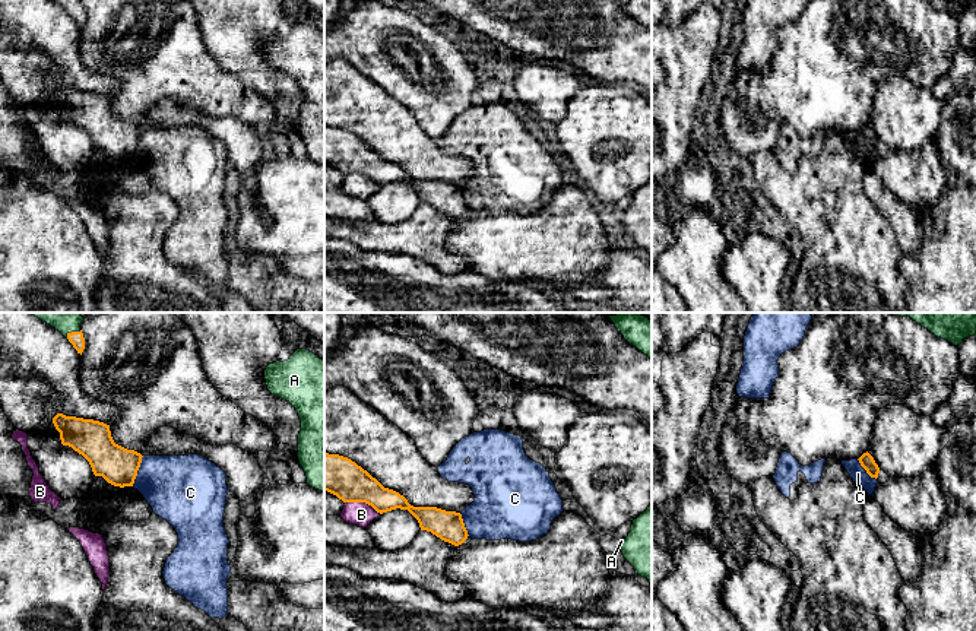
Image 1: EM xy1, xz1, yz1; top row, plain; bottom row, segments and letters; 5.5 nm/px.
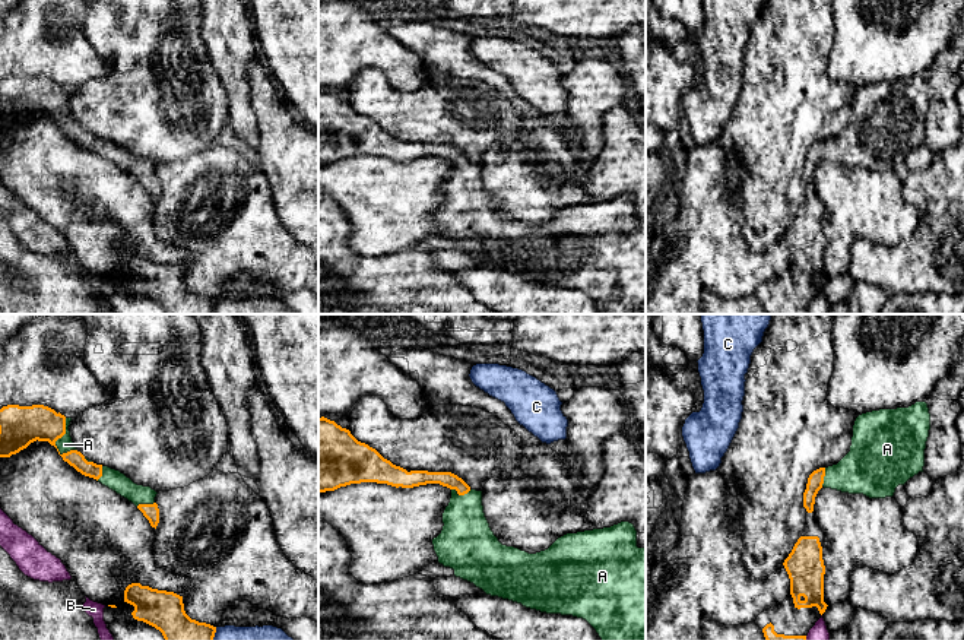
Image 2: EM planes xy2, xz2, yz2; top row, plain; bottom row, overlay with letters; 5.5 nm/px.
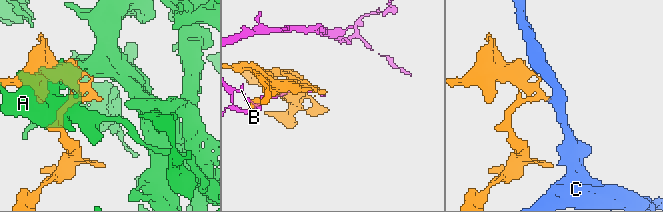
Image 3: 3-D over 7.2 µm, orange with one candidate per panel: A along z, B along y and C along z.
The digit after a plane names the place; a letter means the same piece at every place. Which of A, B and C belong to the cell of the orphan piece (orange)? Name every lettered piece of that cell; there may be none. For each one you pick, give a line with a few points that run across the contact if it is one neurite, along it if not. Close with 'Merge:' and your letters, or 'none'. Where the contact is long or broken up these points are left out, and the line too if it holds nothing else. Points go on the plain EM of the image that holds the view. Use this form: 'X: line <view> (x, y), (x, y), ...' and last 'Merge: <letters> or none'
Merge: A

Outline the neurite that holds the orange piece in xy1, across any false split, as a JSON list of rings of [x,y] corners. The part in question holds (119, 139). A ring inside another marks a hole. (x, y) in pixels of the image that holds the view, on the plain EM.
[[[57,86],[53,96],[61,117],[82,127],[95,149],[102,149],[114,159],[133,159],[143,129],[115,117],[110,98],[63,86]]]

